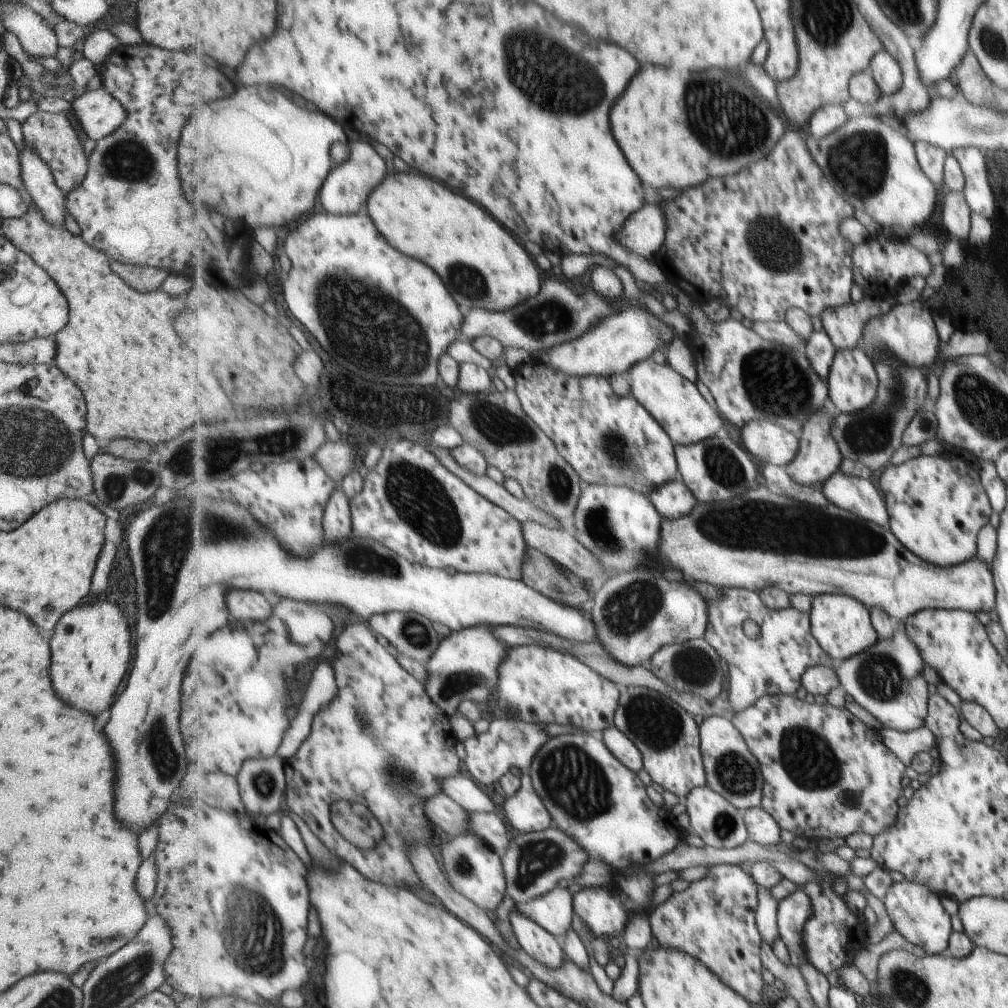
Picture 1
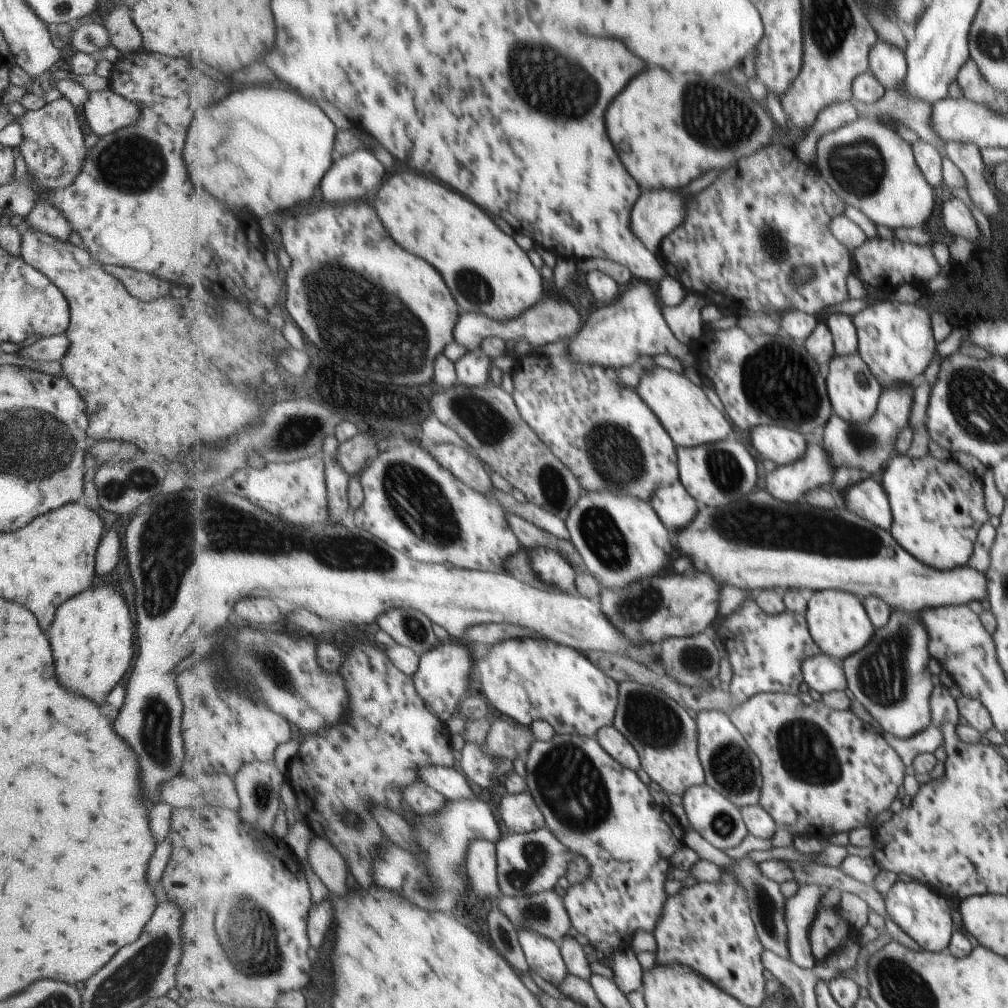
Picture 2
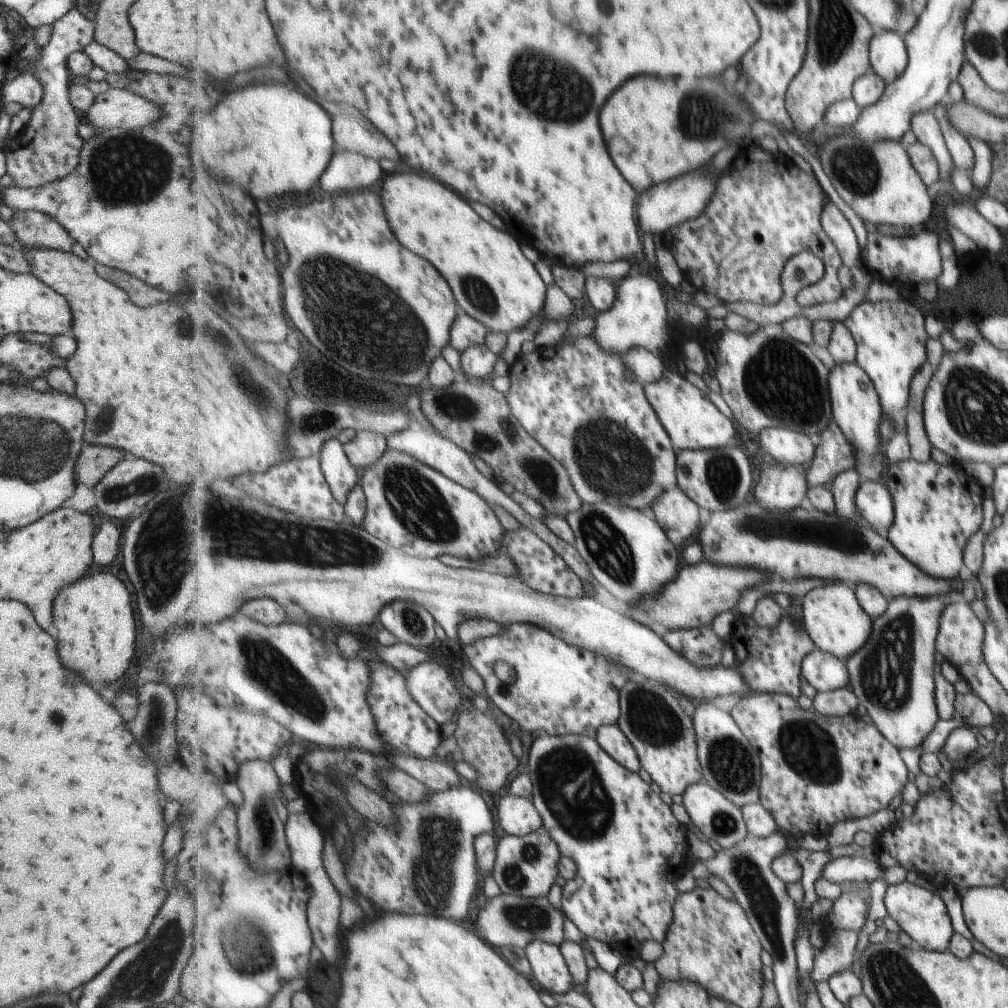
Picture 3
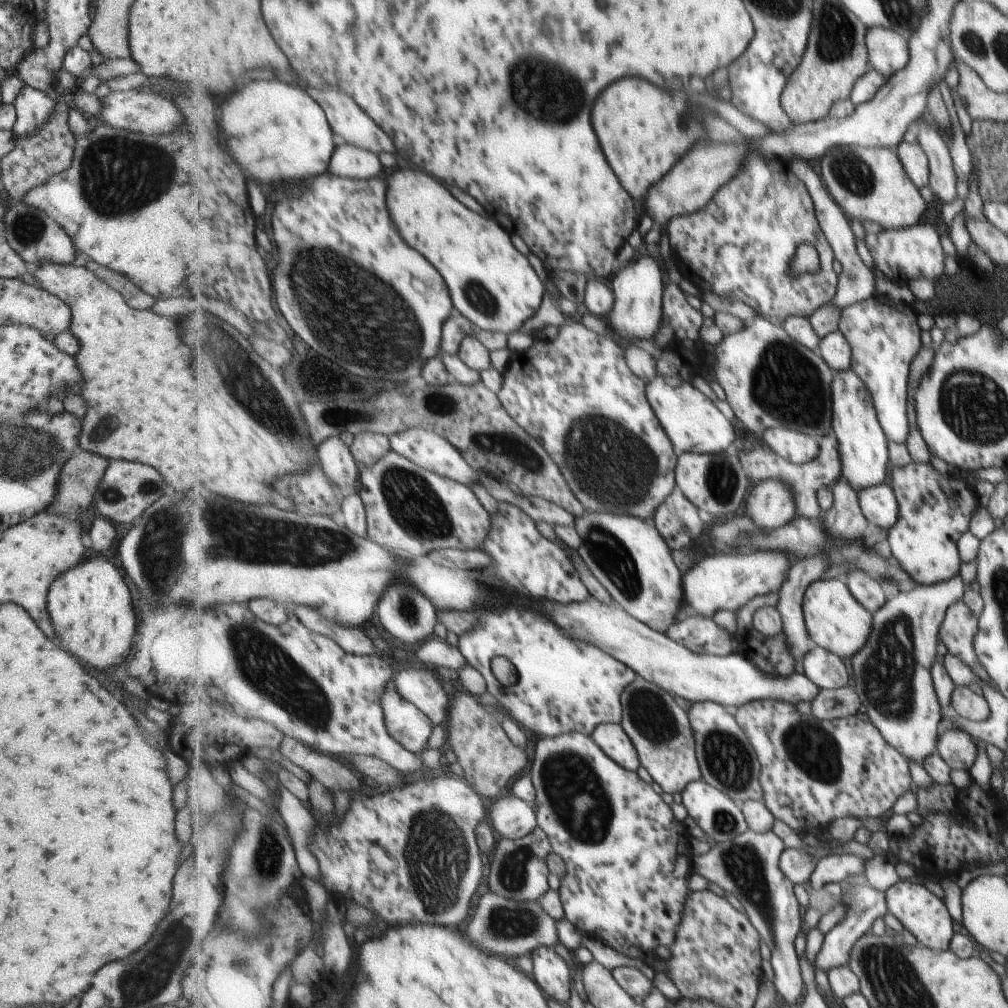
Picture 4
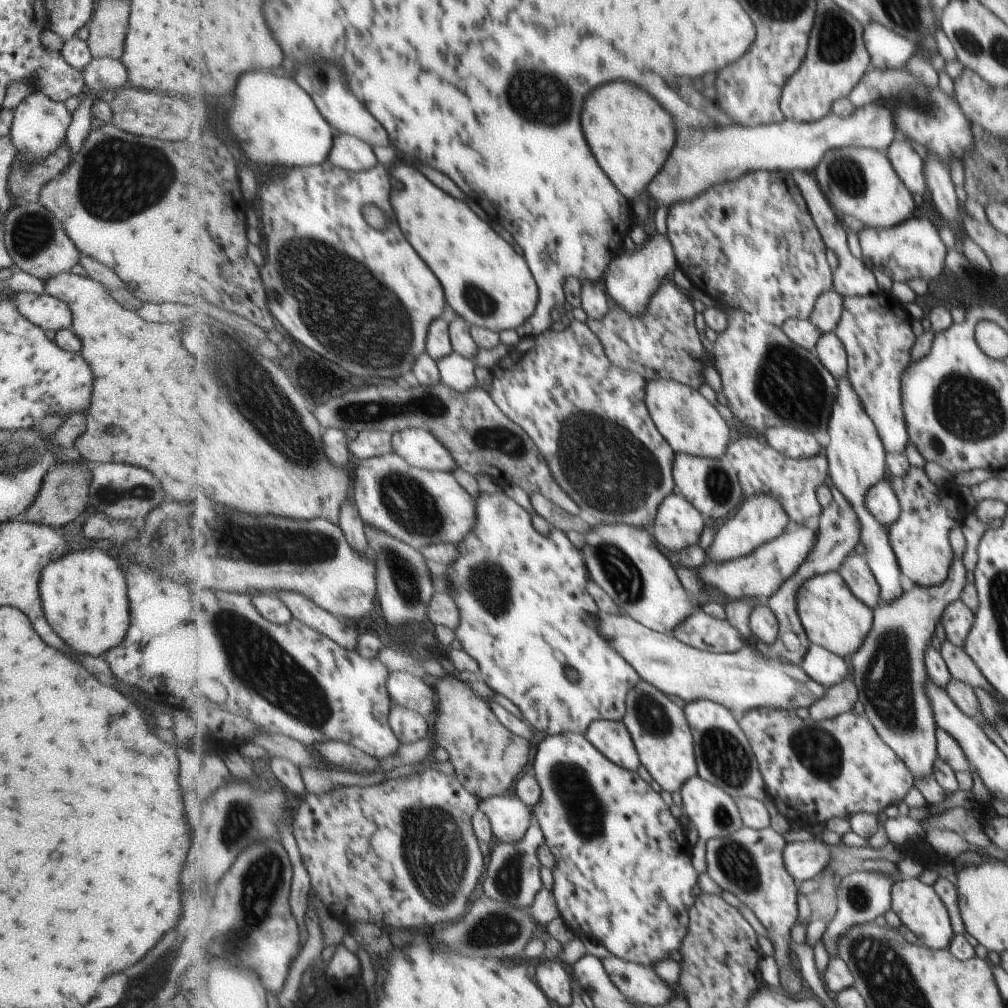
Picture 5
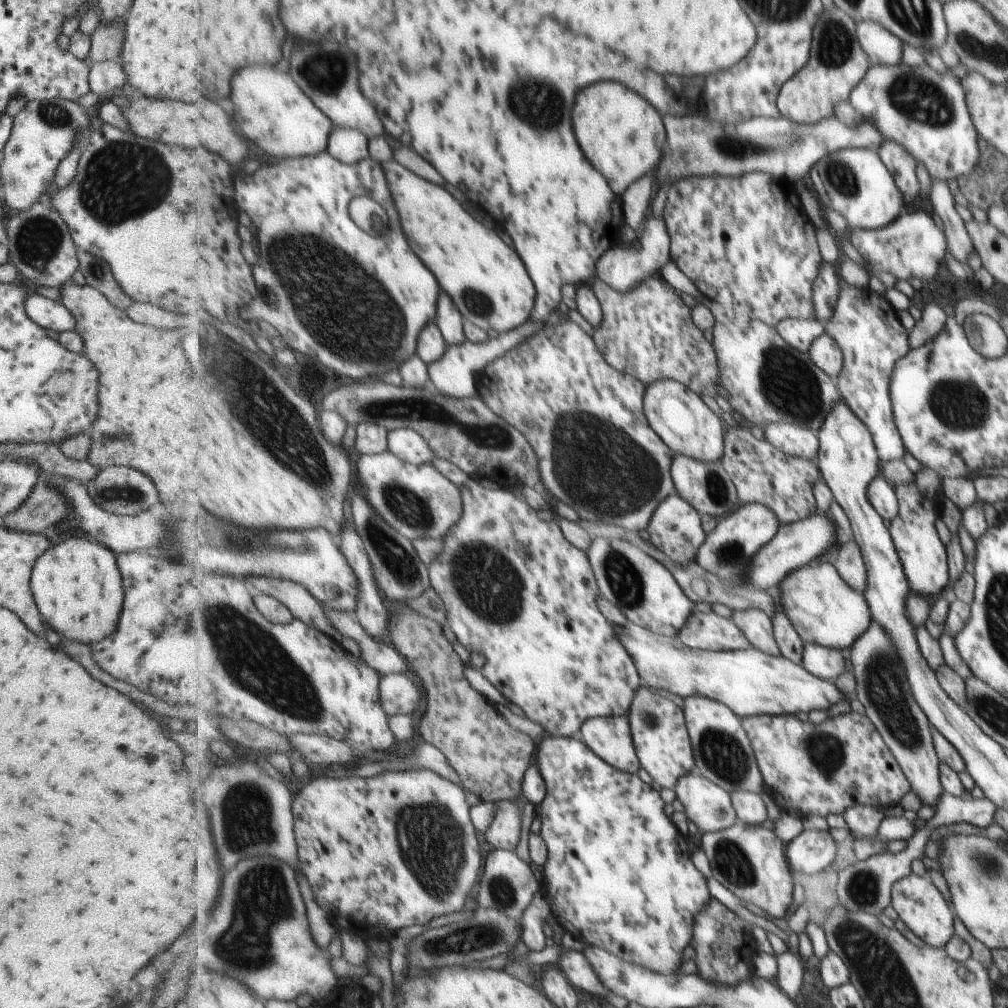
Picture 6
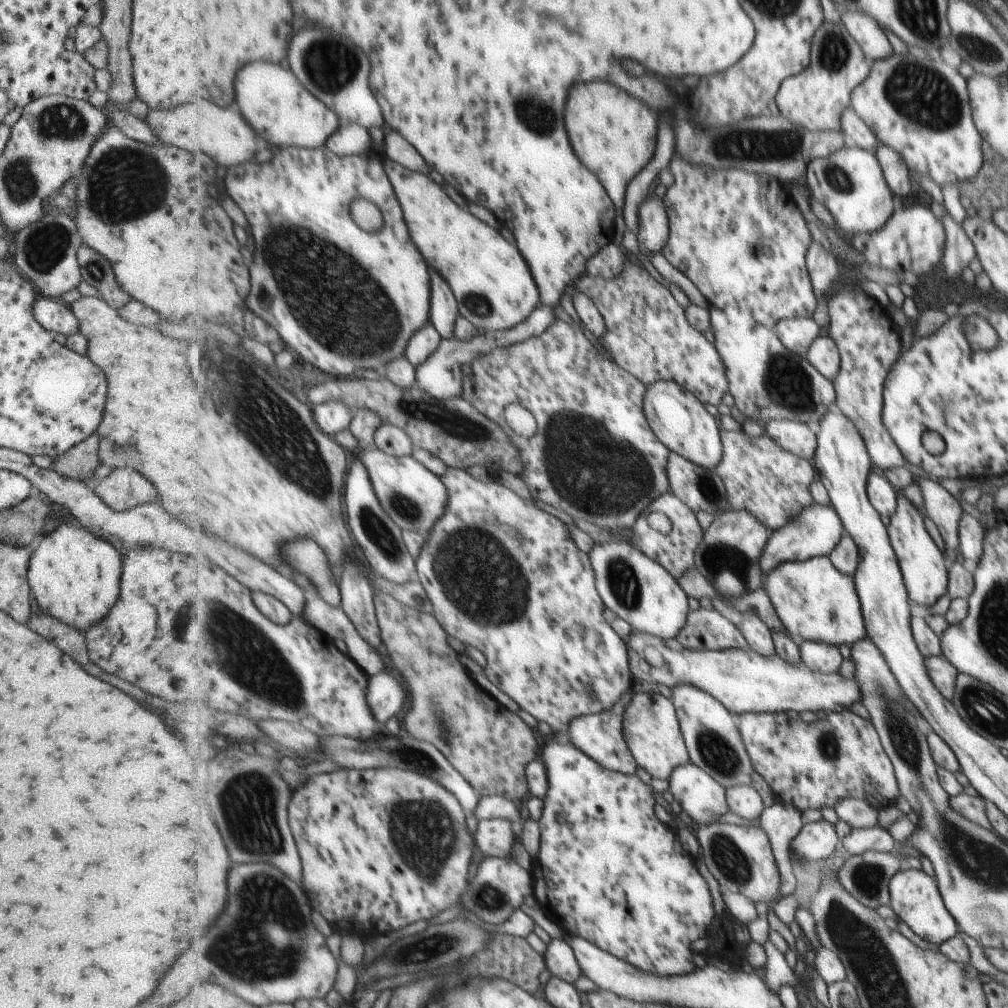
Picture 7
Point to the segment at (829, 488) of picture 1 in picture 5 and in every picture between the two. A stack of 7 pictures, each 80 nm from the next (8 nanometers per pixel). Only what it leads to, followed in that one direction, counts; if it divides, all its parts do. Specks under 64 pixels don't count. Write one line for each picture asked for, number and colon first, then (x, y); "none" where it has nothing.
2: (865, 498)
3: (873, 503)
4: (878, 505)
5: (880, 501)

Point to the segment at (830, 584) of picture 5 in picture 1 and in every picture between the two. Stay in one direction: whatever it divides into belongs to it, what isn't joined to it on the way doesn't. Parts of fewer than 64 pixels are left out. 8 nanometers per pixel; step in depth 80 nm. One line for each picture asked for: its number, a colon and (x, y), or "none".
1: (841, 624)
2: (837, 621)
3: (838, 625)
4: (835, 620)

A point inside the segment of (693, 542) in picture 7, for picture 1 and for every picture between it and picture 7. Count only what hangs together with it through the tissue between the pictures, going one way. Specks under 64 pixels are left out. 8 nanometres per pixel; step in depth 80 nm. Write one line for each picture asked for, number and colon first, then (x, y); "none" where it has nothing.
1: (674, 499)
2: (677, 508)
3: (679, 515)
4: (678, 519)
5: (679, 524)
6: (675, 529)

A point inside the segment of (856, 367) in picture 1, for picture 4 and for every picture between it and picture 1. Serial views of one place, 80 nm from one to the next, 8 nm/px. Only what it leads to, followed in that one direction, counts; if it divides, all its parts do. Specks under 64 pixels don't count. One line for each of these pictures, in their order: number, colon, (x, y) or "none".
2: (854, 390)
3: (856, 407)
4: (863, 445)

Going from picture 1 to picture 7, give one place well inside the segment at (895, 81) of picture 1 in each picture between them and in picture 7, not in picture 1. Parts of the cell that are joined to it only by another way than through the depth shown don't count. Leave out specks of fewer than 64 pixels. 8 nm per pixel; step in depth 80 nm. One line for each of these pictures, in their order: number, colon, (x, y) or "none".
2: (887, 65)
3: (887, 56)
4: (888, 53)
5: (887, 50)
6: (883, 48)
7: (872, 40)

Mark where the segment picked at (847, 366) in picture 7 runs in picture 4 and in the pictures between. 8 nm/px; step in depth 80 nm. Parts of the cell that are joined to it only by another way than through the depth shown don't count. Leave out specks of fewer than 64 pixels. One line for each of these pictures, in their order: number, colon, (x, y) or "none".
4: (884, 334)
5: (874, 328)
6: (872, 340)

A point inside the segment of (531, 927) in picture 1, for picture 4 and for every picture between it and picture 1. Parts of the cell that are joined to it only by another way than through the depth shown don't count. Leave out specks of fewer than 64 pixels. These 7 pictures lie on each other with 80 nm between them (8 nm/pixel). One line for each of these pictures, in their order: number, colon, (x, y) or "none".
2: (543, 954)
3: (550, 969)
4: (553, 974)

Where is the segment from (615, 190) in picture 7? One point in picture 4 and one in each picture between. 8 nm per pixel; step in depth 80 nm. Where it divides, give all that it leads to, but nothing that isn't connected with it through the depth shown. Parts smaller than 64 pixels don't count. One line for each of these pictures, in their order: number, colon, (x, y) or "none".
4: (646, 130)
5: (632, 134)
6: (623, 134)

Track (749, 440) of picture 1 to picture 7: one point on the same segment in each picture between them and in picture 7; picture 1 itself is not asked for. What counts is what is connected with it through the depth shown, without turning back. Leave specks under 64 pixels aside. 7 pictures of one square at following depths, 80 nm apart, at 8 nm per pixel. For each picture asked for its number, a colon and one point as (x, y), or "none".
2: (782, 445)
3: (786, 446)
4: (796, 446)
5: (793, 442)
6: (797, 440)
7: (795, 436)

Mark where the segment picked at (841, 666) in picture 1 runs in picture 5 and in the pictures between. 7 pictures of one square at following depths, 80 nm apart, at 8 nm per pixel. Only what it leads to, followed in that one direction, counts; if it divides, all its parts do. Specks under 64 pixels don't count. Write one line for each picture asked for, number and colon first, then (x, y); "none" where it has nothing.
2: (889, 677)
3: (891, 675)
4: (892, 672)
5: (889, 671)

